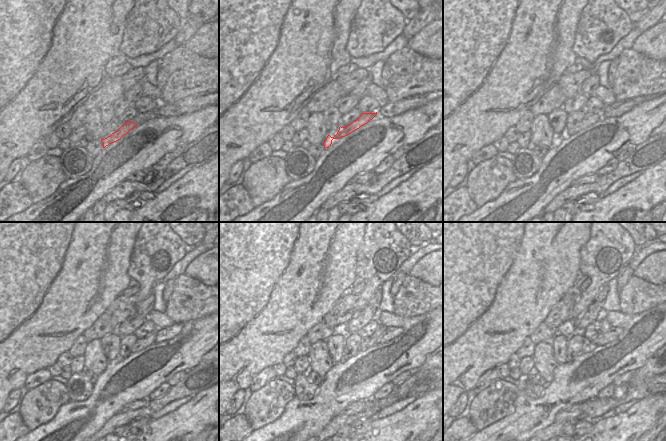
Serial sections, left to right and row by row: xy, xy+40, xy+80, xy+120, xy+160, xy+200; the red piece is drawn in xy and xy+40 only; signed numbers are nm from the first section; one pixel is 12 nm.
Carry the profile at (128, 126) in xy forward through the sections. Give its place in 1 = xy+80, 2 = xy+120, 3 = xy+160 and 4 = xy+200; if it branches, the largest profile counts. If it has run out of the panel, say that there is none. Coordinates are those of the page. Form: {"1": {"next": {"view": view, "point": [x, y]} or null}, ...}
{"1": {"next": {"view": "xy+80", "point": [589, 119]}}, "2": {"next": {"view": "xy+120", "point": [143, 342]}}, "3": {"next": {"view": "xy+160", "point": [367, 342]}}, "4": {"next": {"view": "xy+200", "point": [606, 326]}}}

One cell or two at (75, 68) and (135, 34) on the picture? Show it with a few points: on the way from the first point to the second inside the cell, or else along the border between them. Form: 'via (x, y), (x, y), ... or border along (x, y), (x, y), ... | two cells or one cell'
border along (125, 19), (122, 42), (119, 48), (127, 56) | two cells

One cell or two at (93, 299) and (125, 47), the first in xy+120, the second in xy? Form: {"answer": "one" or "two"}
{"answer": "two"}

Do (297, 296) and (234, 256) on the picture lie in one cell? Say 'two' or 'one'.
one

